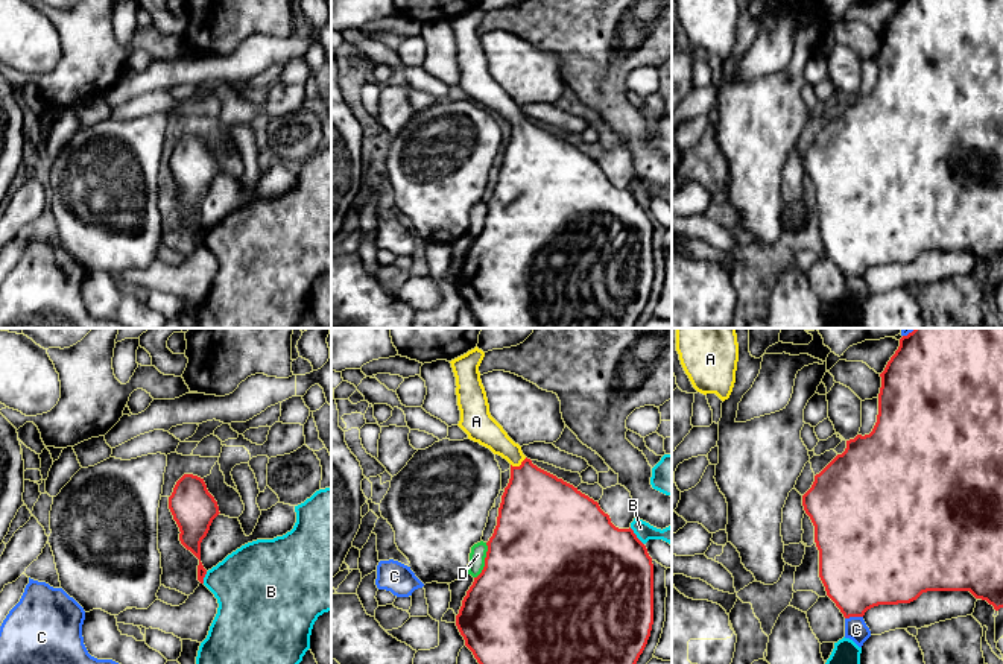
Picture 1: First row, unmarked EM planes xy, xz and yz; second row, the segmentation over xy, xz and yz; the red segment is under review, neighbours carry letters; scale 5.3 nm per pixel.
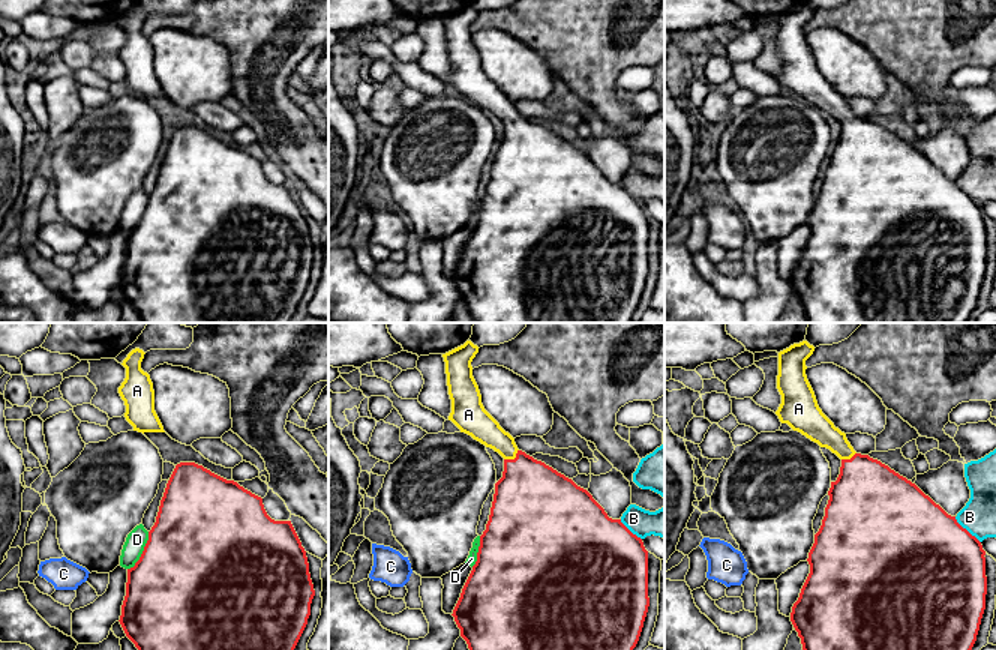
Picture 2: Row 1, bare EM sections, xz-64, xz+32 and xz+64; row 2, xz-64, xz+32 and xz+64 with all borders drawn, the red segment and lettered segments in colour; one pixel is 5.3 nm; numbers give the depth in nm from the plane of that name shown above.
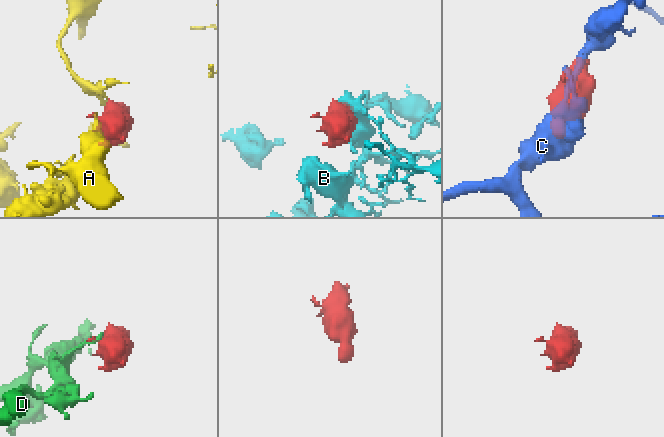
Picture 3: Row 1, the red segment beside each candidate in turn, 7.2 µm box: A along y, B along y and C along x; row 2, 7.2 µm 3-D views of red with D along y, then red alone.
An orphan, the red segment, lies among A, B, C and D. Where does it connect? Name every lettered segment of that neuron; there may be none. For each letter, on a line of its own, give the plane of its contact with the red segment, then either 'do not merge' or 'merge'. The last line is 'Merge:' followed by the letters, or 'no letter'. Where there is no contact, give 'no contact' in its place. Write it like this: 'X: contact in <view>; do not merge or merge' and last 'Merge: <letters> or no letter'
A: contact in xz; merge
B: contact in xz; do not merge
C: contact in yz; do not merge
D: contact in xz; do not merge
Merge: A

